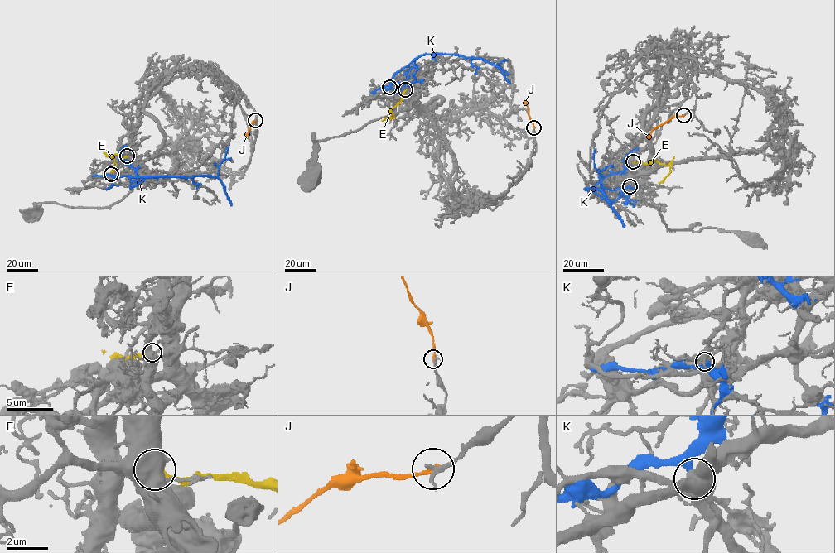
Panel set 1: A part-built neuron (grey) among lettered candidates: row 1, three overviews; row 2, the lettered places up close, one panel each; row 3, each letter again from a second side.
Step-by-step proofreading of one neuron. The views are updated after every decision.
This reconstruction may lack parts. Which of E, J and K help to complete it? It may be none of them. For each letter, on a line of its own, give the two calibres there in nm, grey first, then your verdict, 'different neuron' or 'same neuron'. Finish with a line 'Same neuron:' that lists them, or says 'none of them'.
E: calibres 180 and 300 nm; different neuron
J: calibres 280 and 180 nm; different neuron
K: calibres 140 and 240 nm; different neuron
Same neuron: none of them

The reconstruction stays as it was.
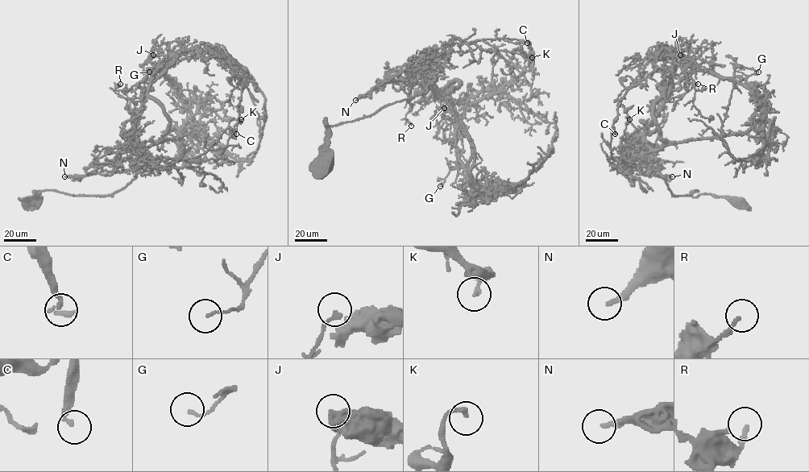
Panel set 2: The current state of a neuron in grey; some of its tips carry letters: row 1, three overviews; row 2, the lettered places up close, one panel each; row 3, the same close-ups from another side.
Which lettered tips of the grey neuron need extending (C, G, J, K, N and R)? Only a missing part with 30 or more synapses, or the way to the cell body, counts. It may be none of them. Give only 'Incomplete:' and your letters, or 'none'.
Incomplete: C

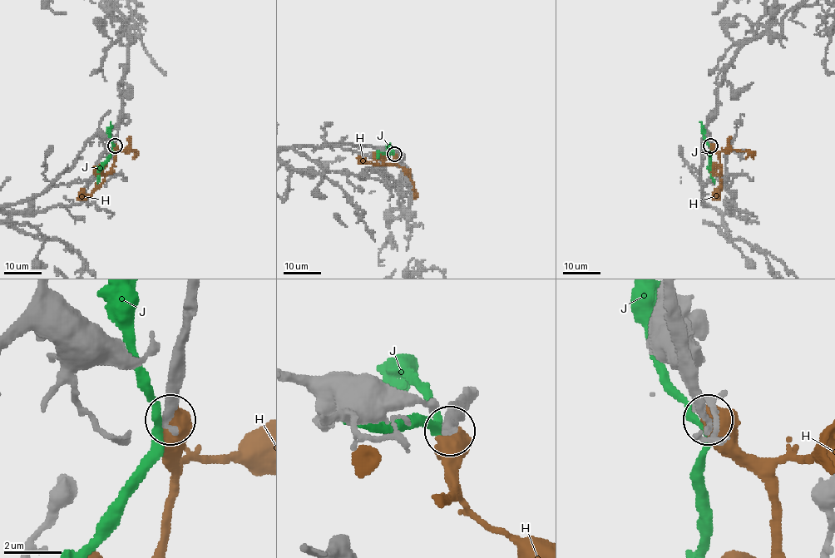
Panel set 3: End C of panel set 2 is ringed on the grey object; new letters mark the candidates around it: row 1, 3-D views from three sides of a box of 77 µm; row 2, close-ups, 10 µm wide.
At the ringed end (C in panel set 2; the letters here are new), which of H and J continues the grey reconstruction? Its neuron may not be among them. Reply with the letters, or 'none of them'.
H

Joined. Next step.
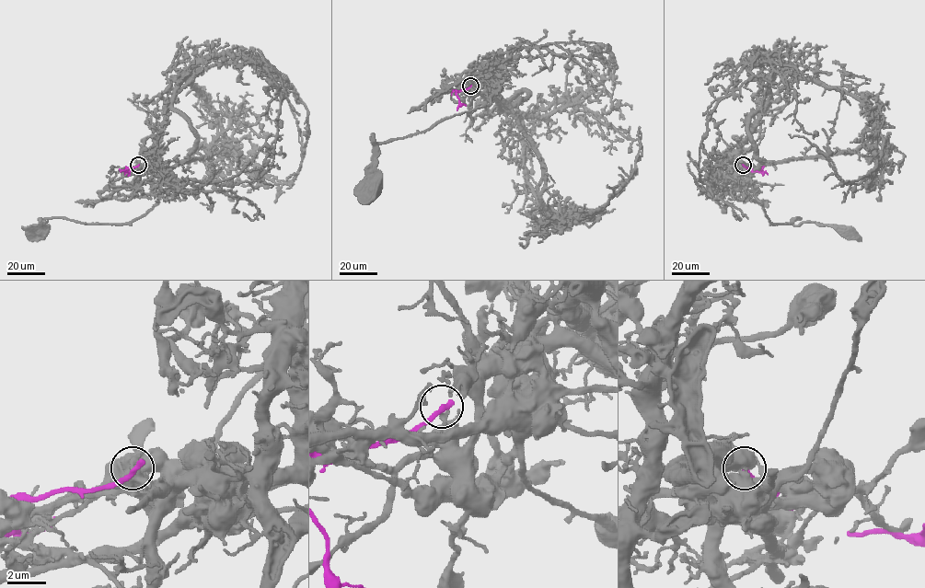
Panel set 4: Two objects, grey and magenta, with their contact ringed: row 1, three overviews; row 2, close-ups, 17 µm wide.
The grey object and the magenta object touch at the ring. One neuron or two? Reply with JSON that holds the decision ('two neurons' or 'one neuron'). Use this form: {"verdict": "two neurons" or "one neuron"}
{"verdict": "two neurons"}

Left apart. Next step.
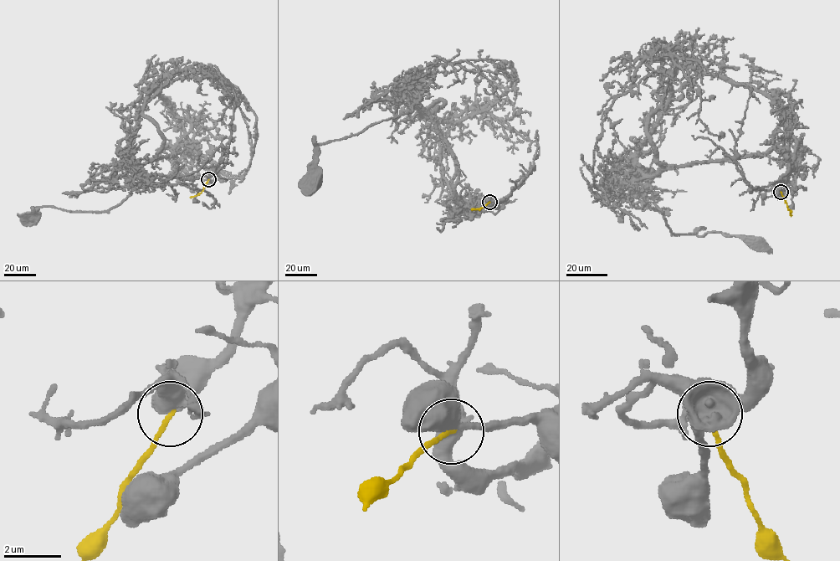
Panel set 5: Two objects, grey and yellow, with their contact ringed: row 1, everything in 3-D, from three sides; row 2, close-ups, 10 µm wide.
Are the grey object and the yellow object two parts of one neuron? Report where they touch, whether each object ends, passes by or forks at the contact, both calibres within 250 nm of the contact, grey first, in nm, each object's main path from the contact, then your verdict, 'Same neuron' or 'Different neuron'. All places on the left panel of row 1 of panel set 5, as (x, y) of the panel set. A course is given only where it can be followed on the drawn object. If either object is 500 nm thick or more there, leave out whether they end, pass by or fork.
Place: (208, 179). Thickness 550 nm (grey) against 140 nm. Course of grey: (208, 179), (202, 155), (177, 146), (138, 168), (120, 203), (99, 212), (33, 207), (36, 218). Course of yellow: (208, 179), (200, 193), (190, 198). Different neuron

